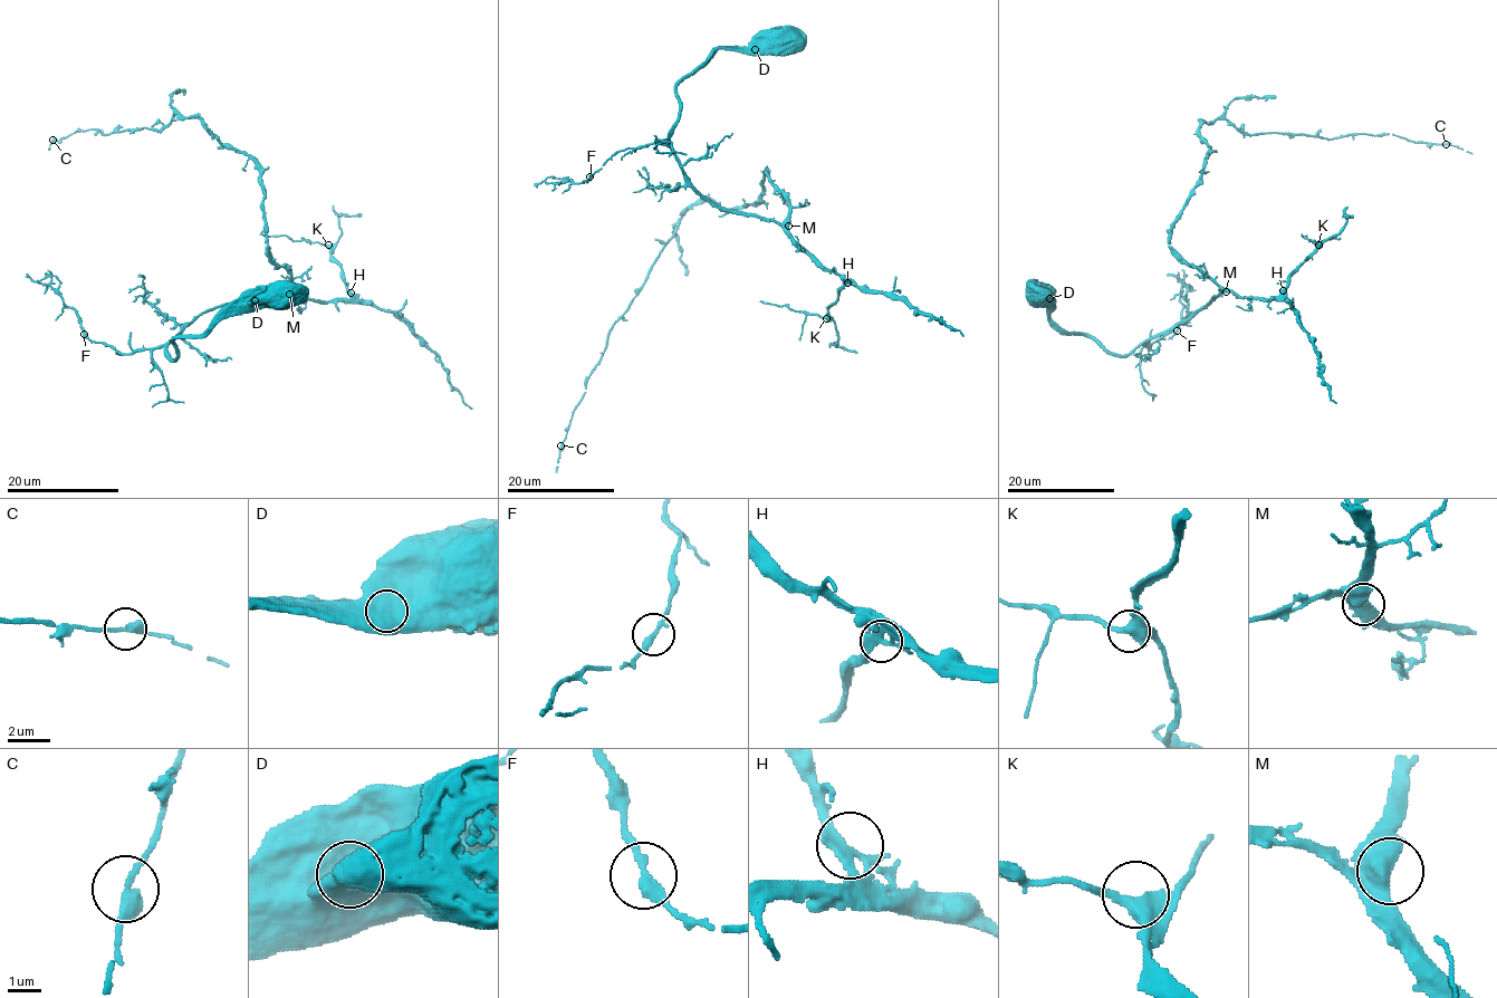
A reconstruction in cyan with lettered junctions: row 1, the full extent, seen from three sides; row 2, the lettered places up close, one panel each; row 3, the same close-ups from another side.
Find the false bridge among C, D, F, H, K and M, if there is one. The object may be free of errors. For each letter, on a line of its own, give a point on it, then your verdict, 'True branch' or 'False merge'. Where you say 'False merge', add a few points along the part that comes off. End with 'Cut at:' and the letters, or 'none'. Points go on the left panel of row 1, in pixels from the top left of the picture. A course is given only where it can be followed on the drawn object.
C: Place: (53, 140). True branch
D: Place: (255, 300). True branch
F: Place: (84, 334). True branch
H: Place: (351, 293). True branch
K: Place: (328, 245). True branch
M: Place: (289, 294). True branch
Cut at: none

